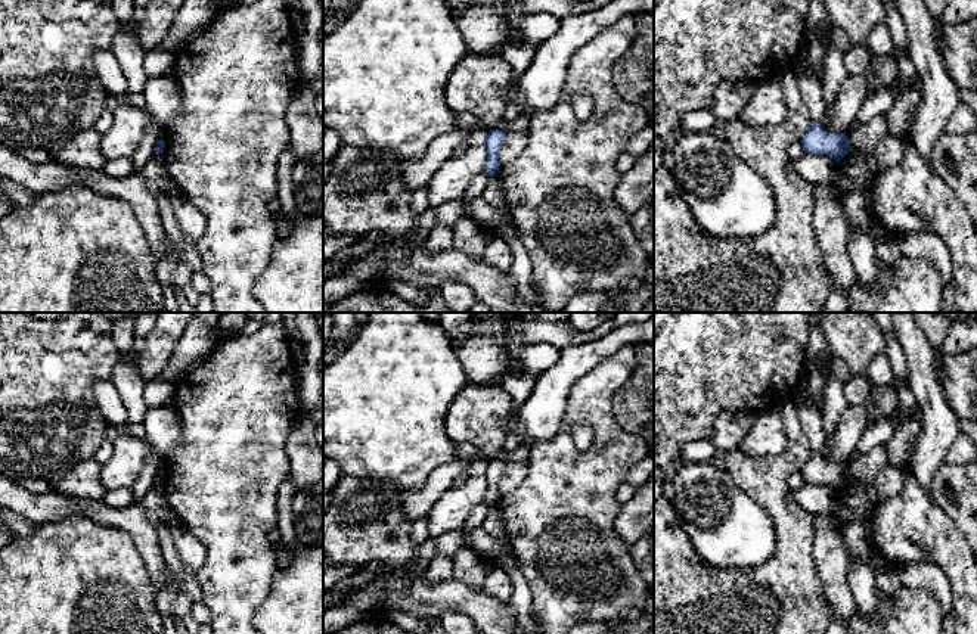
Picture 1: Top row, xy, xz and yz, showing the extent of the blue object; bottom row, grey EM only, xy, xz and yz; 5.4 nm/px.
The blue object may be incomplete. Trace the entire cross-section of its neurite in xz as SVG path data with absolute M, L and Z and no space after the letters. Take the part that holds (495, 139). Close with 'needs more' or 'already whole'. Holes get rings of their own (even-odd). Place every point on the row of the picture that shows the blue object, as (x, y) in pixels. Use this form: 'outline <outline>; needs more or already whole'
outline M490 130L486 139L486 149L487 149L487 162L484 167L484 174L487 177L494 177L500 168L499 164L499 149L506 139L506 131L502 130Z; already whole

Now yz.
outline M810 121L807 131L800 140L807 155L826 155L840 162L852 149L847 136L826 133L822 124Z; already whole

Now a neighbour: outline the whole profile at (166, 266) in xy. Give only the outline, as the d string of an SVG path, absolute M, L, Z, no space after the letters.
M167 237L167 252L155 259L156 277L164 290L164 310L165 313L177 313L176 289L173 285L174 271L179 265L184 264L179 255L174 243Z

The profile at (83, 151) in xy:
M93 127L80 131L59 150L56 162L69 168L102 170L108 159L100 150L100 139Z

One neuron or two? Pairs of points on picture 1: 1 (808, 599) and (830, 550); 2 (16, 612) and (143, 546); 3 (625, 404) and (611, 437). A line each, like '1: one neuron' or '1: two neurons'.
1: two neurons
2: two neurons
3: two neurons

